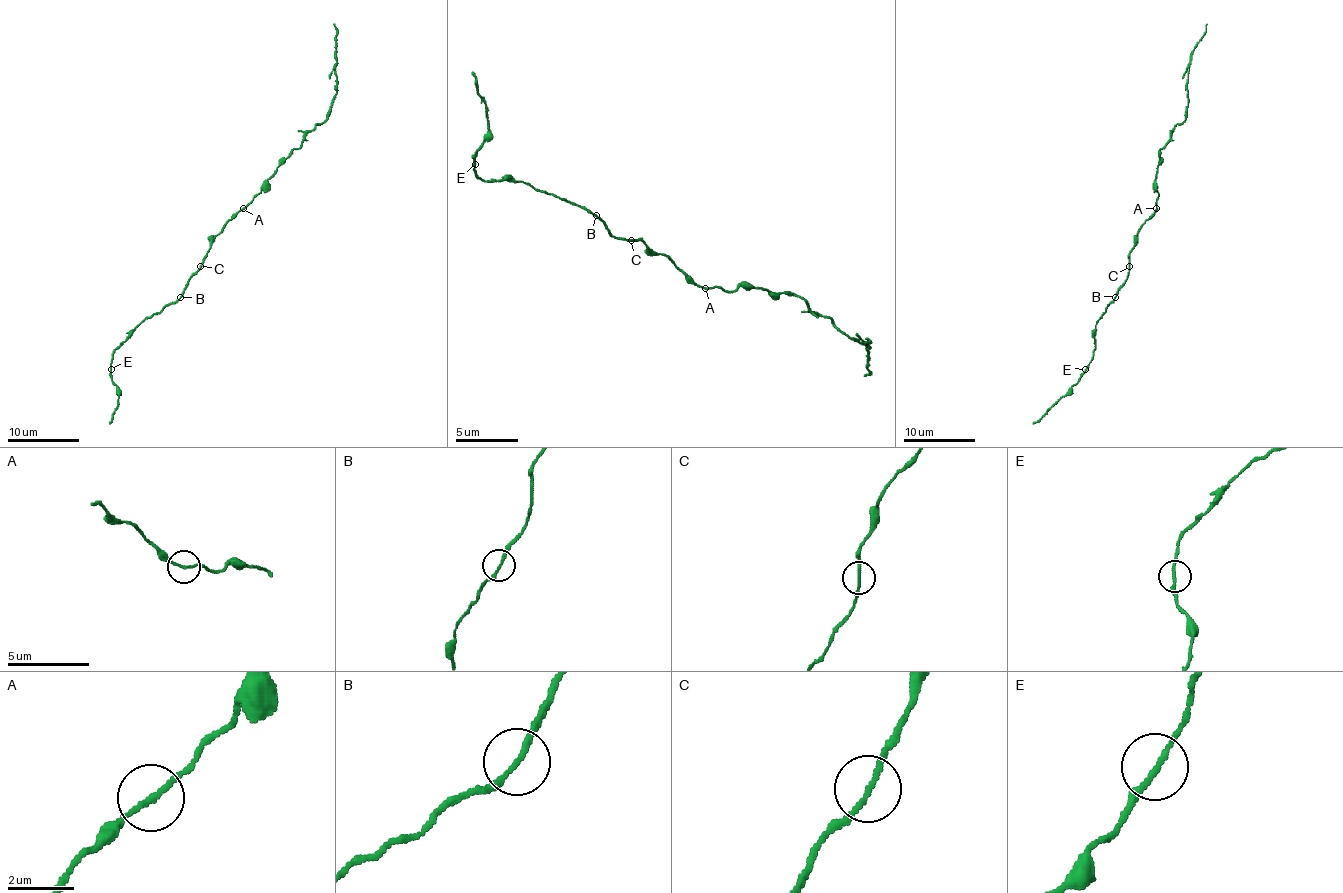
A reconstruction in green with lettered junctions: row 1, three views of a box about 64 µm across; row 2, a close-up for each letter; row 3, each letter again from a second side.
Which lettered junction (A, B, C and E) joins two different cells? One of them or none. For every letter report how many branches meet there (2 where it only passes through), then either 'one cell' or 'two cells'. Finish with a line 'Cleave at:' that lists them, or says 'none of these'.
A: branches 2; two cells
B: branches 2; one cell
C: branches 2; one cell
E: branches 2; one cell
Cleave at: A

